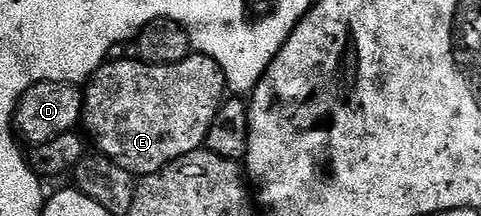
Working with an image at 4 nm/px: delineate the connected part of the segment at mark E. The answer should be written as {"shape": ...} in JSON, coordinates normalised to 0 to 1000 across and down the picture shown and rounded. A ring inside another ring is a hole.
{"shape":[[[414,245],[393,250],[374,292],[351,296],[301,292],[283,264],[239,273],[206,310],[173,407],[170,588],[177,588],[181,639],[200,657],[198,694],[285,819],[328,801],[328,782],[370,745],[370,727],[418,694],[437,579],[470,454],[466,324],[437,264]]]}

